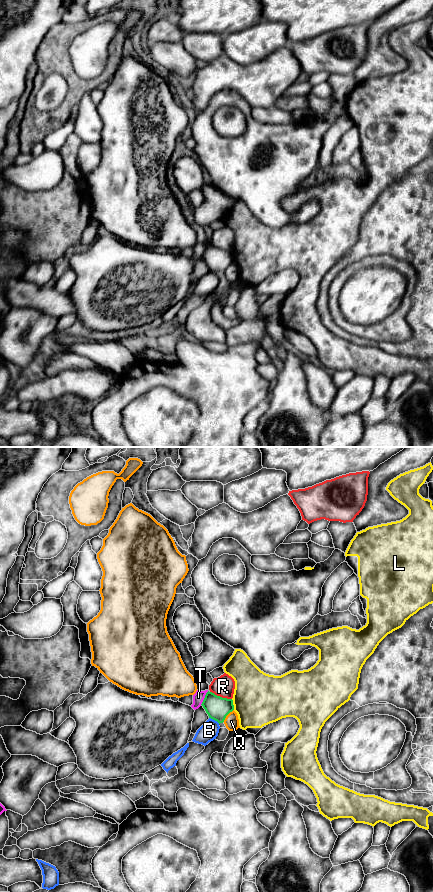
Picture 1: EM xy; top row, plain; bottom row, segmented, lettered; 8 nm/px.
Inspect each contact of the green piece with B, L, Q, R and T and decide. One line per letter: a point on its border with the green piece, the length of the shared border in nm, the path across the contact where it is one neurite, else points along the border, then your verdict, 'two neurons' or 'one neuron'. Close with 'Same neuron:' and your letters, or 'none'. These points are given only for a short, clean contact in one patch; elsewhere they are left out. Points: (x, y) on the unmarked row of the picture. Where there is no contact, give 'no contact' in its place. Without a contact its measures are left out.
B: xy (214, 271) | 100 nm | two neurons
L: xy (232, 256) | 90 nm | two neurons
Q: xy (227, 266) | 130 nm | two neurons
R: xy (221, 249) | 190 nm | along xy (210, 243), (231, 251) | two neurons
T: xy (204, 250) | 130 nm | two neurons
Same neuron: none

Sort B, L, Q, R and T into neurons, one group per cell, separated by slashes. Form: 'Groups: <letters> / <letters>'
Groups: B / L / Q / R / T

